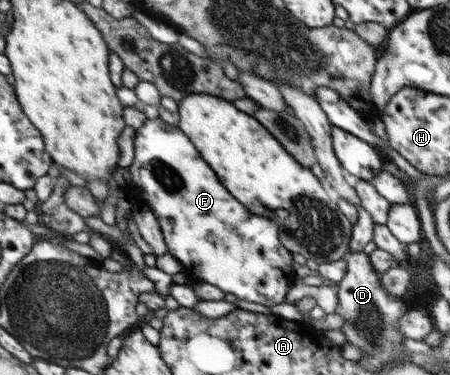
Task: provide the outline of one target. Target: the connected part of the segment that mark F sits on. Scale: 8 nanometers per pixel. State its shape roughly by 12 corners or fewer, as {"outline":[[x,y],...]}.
{"outline":[[159,117],[130,187],[184,283],[263,310],[295,276],[287,211],[253,214]]}

